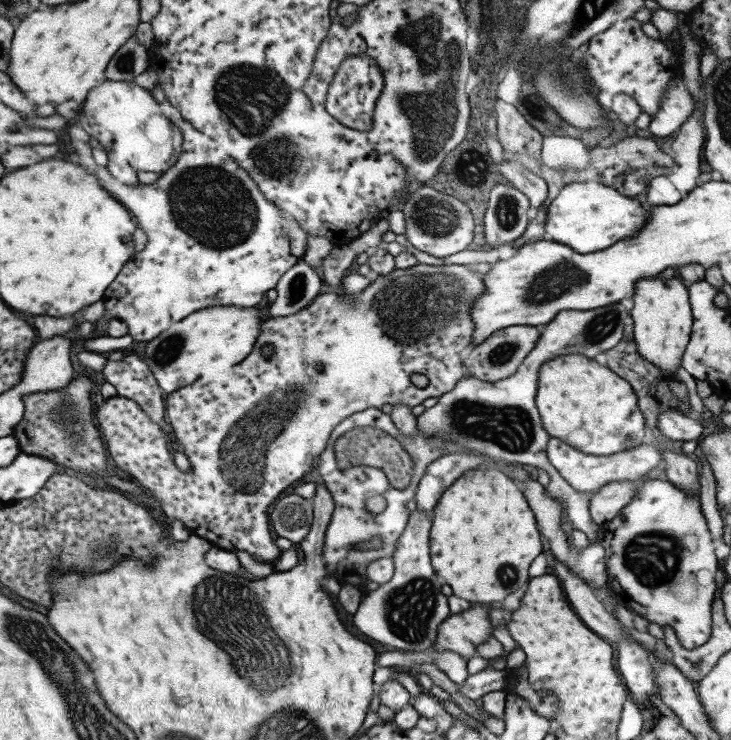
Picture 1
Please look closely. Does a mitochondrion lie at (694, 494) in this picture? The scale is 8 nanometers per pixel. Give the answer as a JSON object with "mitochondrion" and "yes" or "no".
{"mitochondrion":"no"}

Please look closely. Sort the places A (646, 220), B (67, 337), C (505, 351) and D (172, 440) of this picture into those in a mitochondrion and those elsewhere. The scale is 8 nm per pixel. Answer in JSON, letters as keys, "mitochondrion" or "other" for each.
{"A":"other","B":"other","C":"mitochondrion","D":"other"}

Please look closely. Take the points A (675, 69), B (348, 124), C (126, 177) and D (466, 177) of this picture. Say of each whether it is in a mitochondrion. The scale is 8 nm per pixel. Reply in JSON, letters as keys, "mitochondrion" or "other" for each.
{"A":"other","B":"other","C":"other","D":"mitochondrion"}

